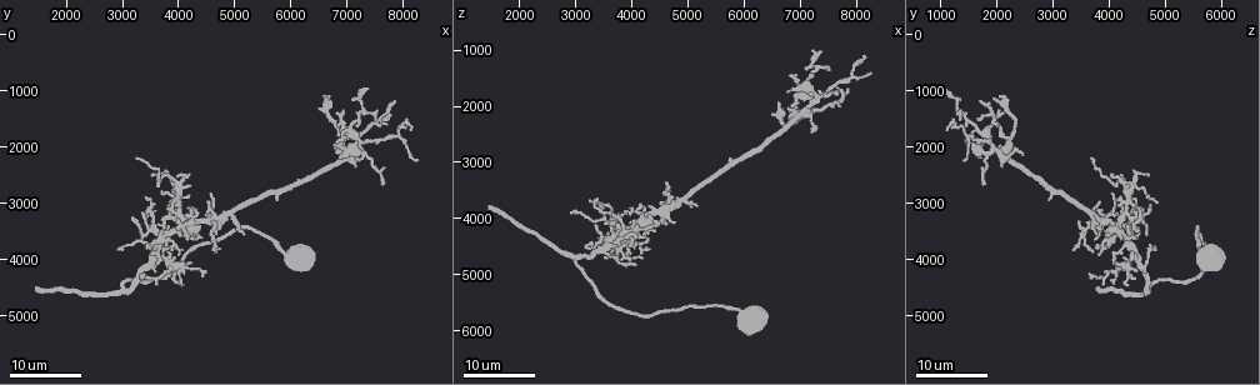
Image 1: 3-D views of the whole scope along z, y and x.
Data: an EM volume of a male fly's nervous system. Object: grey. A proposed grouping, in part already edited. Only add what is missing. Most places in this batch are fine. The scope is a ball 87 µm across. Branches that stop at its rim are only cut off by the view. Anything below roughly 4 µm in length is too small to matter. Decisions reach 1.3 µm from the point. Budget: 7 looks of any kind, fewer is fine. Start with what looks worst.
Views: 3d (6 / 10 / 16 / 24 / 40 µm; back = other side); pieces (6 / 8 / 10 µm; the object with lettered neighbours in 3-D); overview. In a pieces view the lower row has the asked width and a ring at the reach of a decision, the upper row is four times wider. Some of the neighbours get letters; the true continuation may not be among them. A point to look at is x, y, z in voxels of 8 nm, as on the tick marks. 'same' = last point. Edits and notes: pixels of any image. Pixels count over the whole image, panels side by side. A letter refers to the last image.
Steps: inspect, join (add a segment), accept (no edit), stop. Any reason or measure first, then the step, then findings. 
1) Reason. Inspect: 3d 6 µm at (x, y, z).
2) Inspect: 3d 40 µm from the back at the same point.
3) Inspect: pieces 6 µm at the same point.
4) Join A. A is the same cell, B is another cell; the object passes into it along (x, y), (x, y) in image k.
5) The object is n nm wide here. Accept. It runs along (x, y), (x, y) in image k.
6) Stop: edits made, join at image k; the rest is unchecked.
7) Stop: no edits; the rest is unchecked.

Inspect: 3d 16 µm at (4200, 3100, 3850).

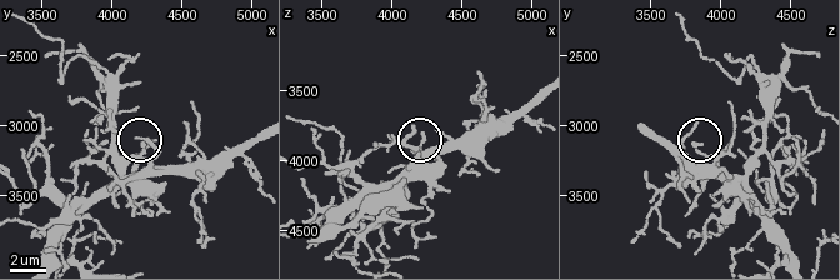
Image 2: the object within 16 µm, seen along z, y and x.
What lies round it. Inspect: pieces 8 µm at (4240, 3120, 3800).

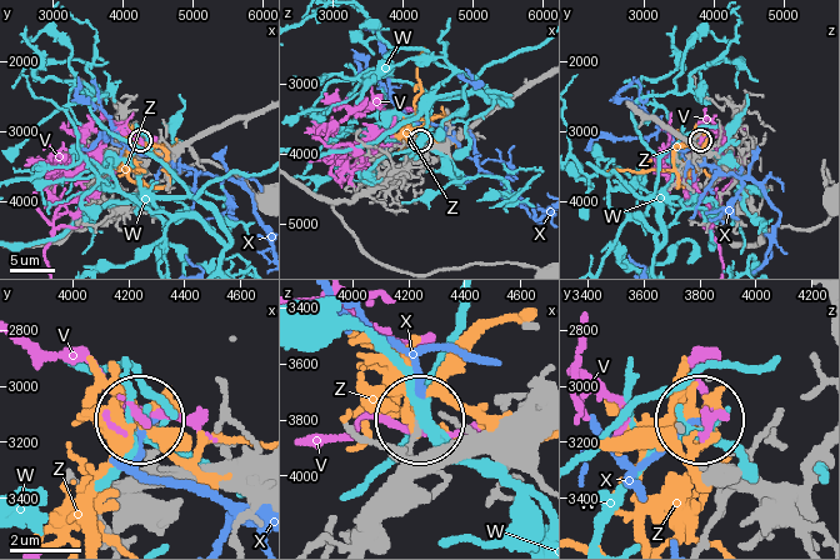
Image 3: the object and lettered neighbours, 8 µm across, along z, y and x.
Accept. V, W, X and Z are other cells; no lettered segment goes on from it.

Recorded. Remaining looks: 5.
Branch stops here. Inspect: 3d 24 µm at (6800, 1900, 1450).

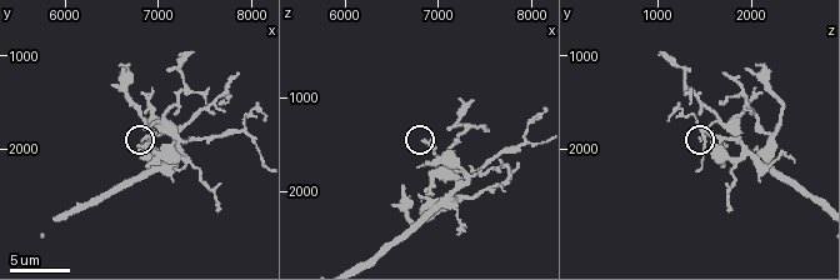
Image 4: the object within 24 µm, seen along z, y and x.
Inspect: pieces 6 µm at (6800, 1900, 1450).

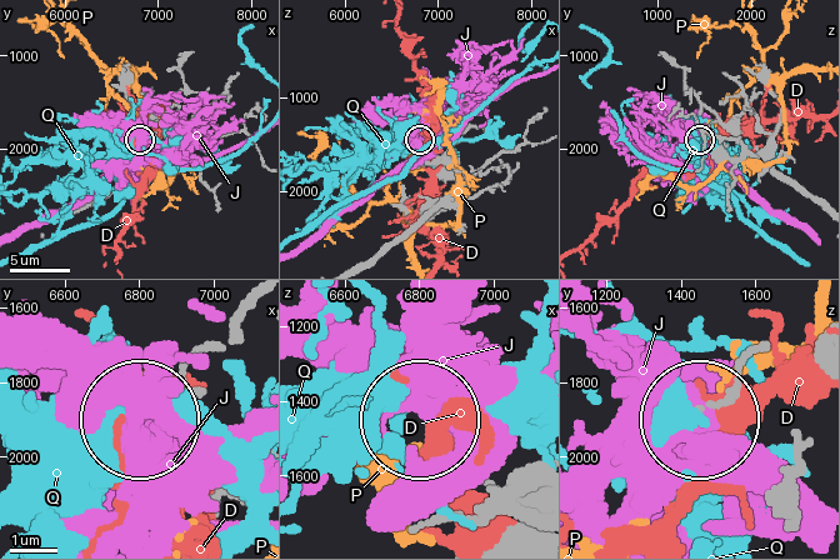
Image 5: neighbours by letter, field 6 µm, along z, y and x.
The object is 150 nm wide here. Accept. D, J, P and Q are other cells; none of them fits.

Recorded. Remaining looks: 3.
Branch stops here. Inspect: pieces 8 µm at (7350, 950, 1000).

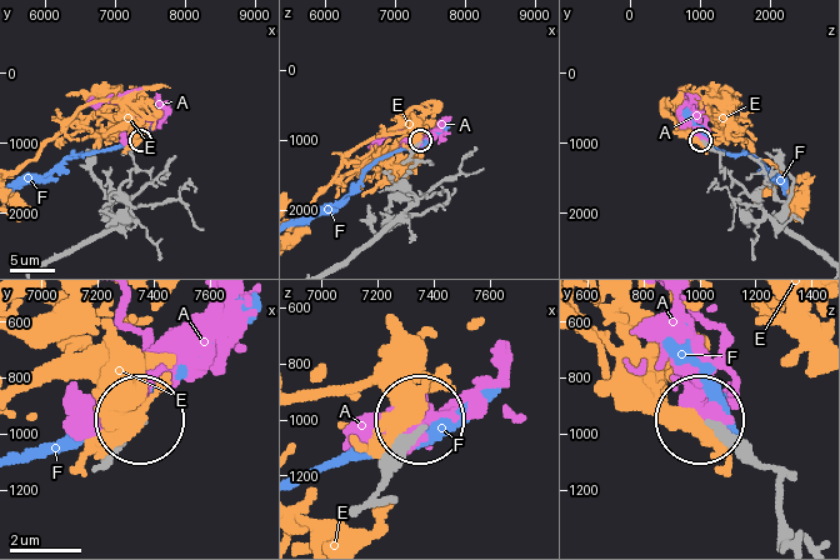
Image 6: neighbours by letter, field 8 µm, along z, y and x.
Accept. A, E and F are other cells; it runs along (818, 251), (786, 233), (703, 141) in image 6; no lettered segment goes on from it.

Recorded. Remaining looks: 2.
Stop: no edits; the rest is unchecked.

